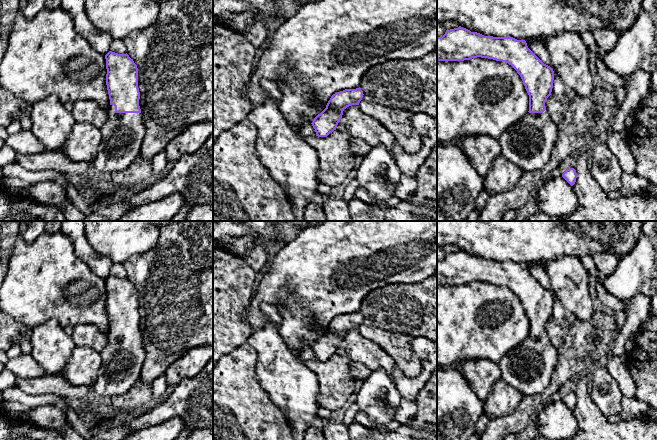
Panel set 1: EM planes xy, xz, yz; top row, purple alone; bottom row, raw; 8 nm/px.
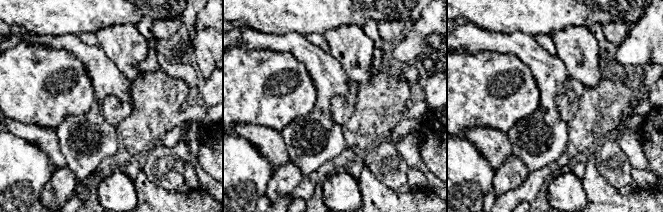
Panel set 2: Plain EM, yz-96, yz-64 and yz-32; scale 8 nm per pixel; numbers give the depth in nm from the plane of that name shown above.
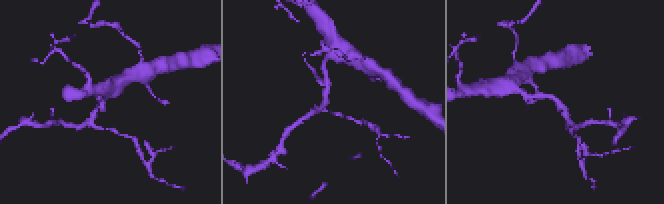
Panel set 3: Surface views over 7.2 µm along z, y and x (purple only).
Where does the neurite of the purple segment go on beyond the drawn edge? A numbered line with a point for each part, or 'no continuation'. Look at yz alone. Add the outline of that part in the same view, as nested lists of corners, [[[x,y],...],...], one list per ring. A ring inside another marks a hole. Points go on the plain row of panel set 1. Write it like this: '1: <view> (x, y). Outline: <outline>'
1: yz (528, 367). Outline: [[[547,334],[527,337],[499,362],[501,377],[523,397],[548,387],[557,363],[557,352]]]

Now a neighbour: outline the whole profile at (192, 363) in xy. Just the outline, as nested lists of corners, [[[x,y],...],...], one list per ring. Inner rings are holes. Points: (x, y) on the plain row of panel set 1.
[[[209,345],[190,349],[166,370],[167,385],[176,386],[186,378],[197,376],[212,357],[213,348]]]

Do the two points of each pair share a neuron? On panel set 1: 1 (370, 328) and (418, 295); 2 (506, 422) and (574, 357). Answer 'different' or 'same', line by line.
1: same
2: same

